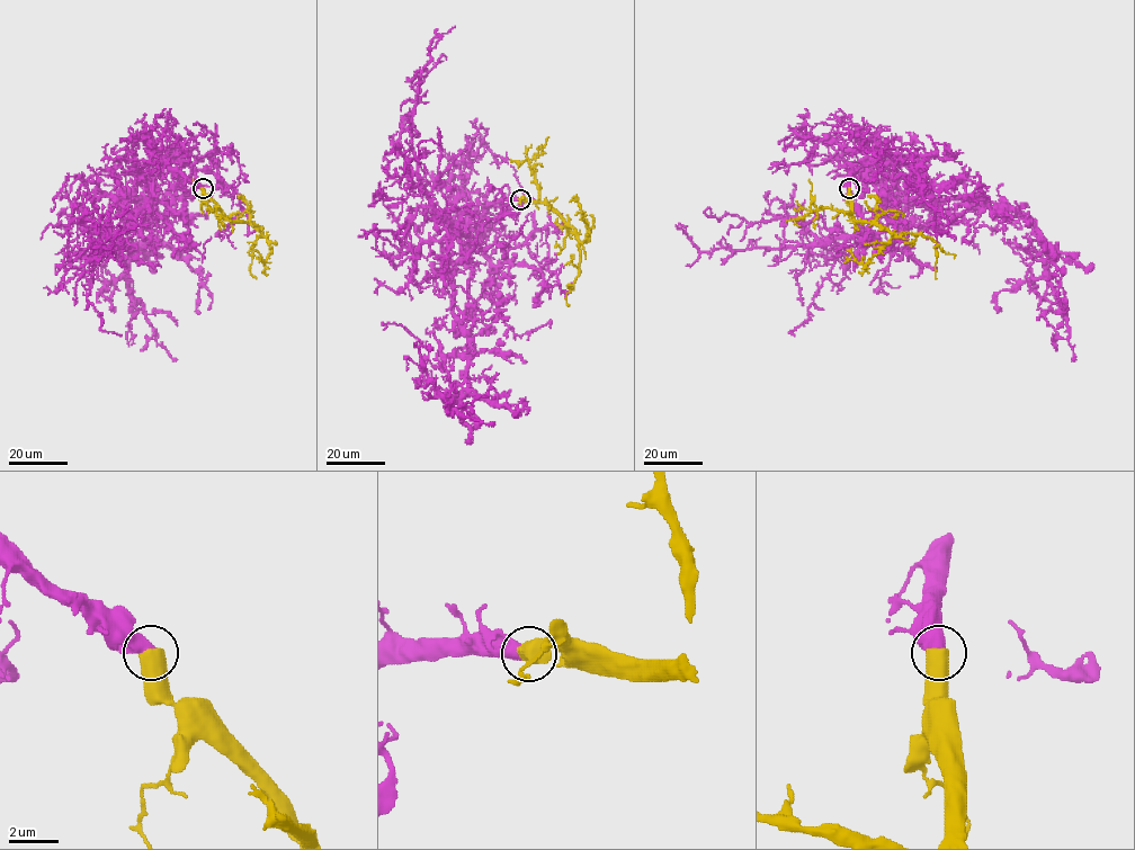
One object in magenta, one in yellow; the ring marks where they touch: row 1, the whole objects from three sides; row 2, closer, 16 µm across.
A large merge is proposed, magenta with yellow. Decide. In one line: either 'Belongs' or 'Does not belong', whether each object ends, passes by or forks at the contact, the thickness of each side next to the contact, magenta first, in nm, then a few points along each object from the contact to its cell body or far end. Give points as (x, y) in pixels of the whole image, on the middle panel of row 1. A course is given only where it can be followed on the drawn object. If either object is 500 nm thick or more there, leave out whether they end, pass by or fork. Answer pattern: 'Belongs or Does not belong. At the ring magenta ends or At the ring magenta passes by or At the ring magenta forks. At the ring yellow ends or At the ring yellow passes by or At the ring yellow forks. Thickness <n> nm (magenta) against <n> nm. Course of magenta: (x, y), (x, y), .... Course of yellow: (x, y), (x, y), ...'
Belongs. Thickness 550 nm (magenta) against 700 nm. Course of magenta: (519, 199), (500, 199), (483, 208), (481, 240), (456, 262), (452, 280), (452, 312), (470, 347). Course of yellow: (519, 199), (545, 203), (573, 229), (579, 242), (579, 271), (572, 287), (568, 285), (574, 286)

